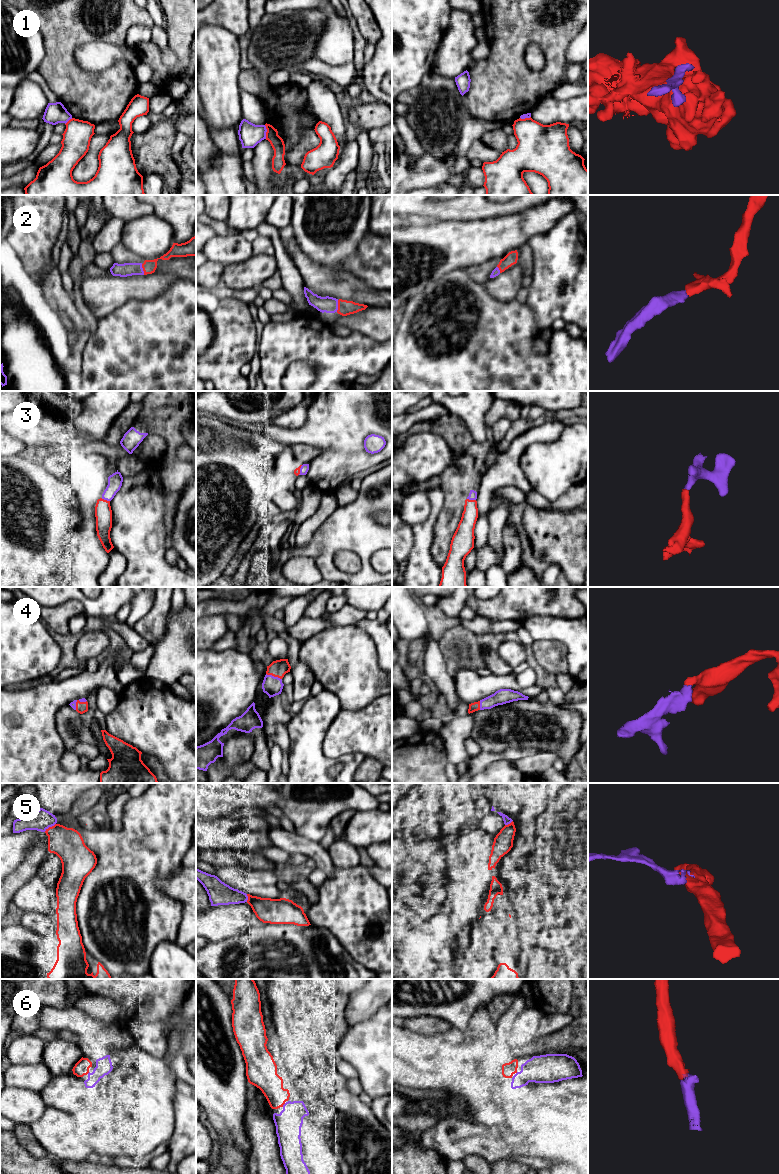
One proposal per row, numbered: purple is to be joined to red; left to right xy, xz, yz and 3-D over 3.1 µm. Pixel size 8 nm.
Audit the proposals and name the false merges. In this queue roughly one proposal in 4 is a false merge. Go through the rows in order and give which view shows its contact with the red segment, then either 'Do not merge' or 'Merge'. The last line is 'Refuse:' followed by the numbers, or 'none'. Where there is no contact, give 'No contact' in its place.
1: Touches red in xz. Do not merge
2: Touches red in xz. Merge
3: Touches red in yz. Merge
4: Touches red in xz. Merge
5: Touches red in xy. Do not merge
6: Touches red in xz. Merge
Refuse: 1, 5

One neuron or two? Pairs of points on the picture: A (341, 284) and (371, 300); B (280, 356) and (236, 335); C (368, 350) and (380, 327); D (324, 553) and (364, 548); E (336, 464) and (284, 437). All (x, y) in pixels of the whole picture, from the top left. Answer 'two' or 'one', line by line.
A: one
B: two
C: two
D: one
E: one

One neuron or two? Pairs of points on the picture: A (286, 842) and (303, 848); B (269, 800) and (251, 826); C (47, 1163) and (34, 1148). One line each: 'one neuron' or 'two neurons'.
A: one neuron
B: two neurons
C: two neurons

